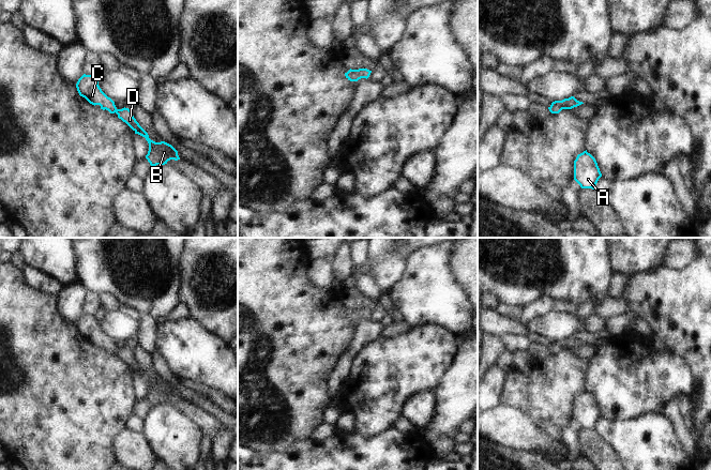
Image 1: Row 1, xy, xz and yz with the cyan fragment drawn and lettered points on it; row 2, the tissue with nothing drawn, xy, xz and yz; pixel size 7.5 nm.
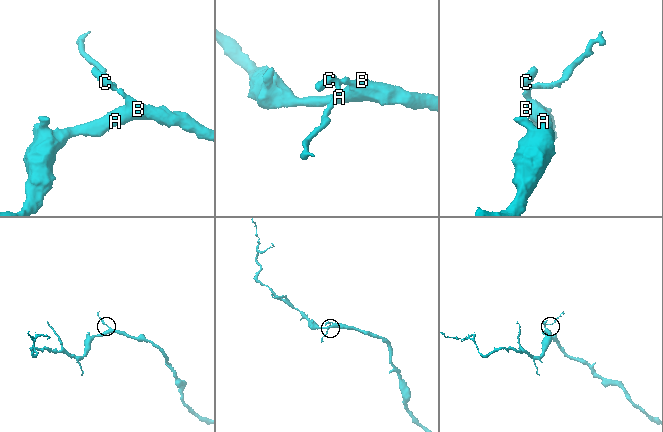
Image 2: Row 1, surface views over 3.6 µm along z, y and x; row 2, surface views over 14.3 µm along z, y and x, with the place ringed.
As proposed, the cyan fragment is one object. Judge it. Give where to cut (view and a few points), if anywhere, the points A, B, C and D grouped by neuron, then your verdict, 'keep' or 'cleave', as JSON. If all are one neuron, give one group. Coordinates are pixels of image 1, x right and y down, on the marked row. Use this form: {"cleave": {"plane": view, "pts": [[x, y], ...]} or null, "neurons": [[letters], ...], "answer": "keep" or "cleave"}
{"cleave": null, "neurons": [["A", "B", "C", "D"]], "answer": "keep"}

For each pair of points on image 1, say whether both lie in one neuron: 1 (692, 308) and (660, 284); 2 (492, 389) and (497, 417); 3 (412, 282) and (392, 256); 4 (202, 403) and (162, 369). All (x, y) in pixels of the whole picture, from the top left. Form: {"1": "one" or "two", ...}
{"1": "one", "2": "two", "3": "two", "4": "one"}

